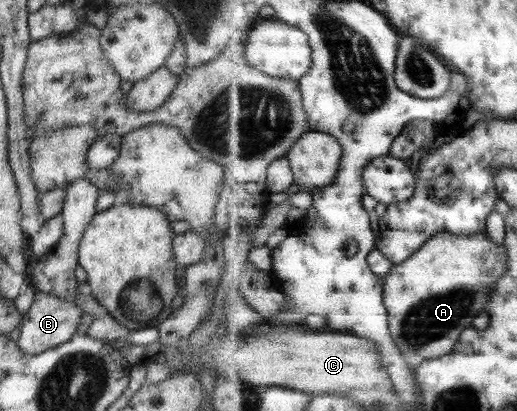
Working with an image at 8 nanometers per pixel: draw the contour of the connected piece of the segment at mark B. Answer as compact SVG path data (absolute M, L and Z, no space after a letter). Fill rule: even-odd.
M35 290L33 301L26 313L23 314L19 327L20 334L18 335L16 344L23 352L23 355L31 357L39 355L42 351L54 348L56 345L67 341L75 334L82 314L82 311L74 303L66 302L59 296Z

